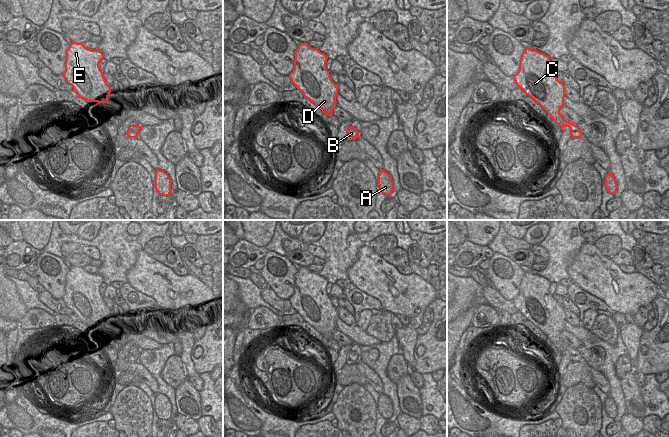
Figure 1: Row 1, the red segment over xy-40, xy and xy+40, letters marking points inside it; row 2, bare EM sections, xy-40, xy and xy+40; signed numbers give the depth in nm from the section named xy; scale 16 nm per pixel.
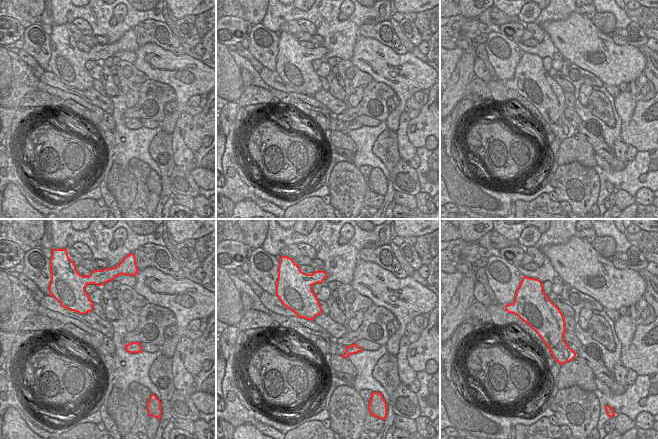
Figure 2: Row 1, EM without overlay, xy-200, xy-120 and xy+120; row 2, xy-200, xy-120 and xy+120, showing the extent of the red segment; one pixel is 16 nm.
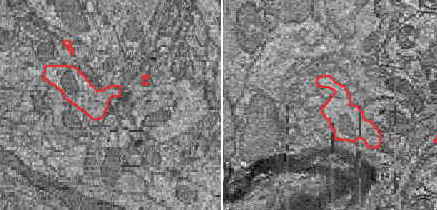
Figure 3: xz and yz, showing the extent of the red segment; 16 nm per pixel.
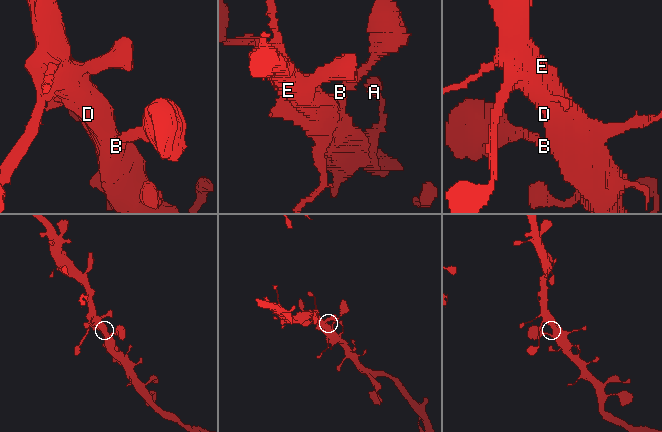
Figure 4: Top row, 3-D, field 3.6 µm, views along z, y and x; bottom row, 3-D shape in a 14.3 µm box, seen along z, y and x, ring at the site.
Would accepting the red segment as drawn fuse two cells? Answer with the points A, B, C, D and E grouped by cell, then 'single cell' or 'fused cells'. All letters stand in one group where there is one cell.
A B C D E | single cell

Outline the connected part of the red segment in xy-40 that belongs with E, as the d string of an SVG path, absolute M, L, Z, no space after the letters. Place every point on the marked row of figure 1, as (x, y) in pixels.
M70 42L66 50L65 71L62 75L65 81L73 87L78 97L87 102L108 103L111 87L107 84L99 67L102 59L104 55L100 50L88 49L82 43Z

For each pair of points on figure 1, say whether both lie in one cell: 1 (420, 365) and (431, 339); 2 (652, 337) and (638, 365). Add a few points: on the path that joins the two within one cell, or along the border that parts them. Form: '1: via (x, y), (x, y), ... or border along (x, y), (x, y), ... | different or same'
1: via (426, 359), (431, 354), (431, 345) | same
2: via (652, 344), (652, 352), (645, 359) | same

